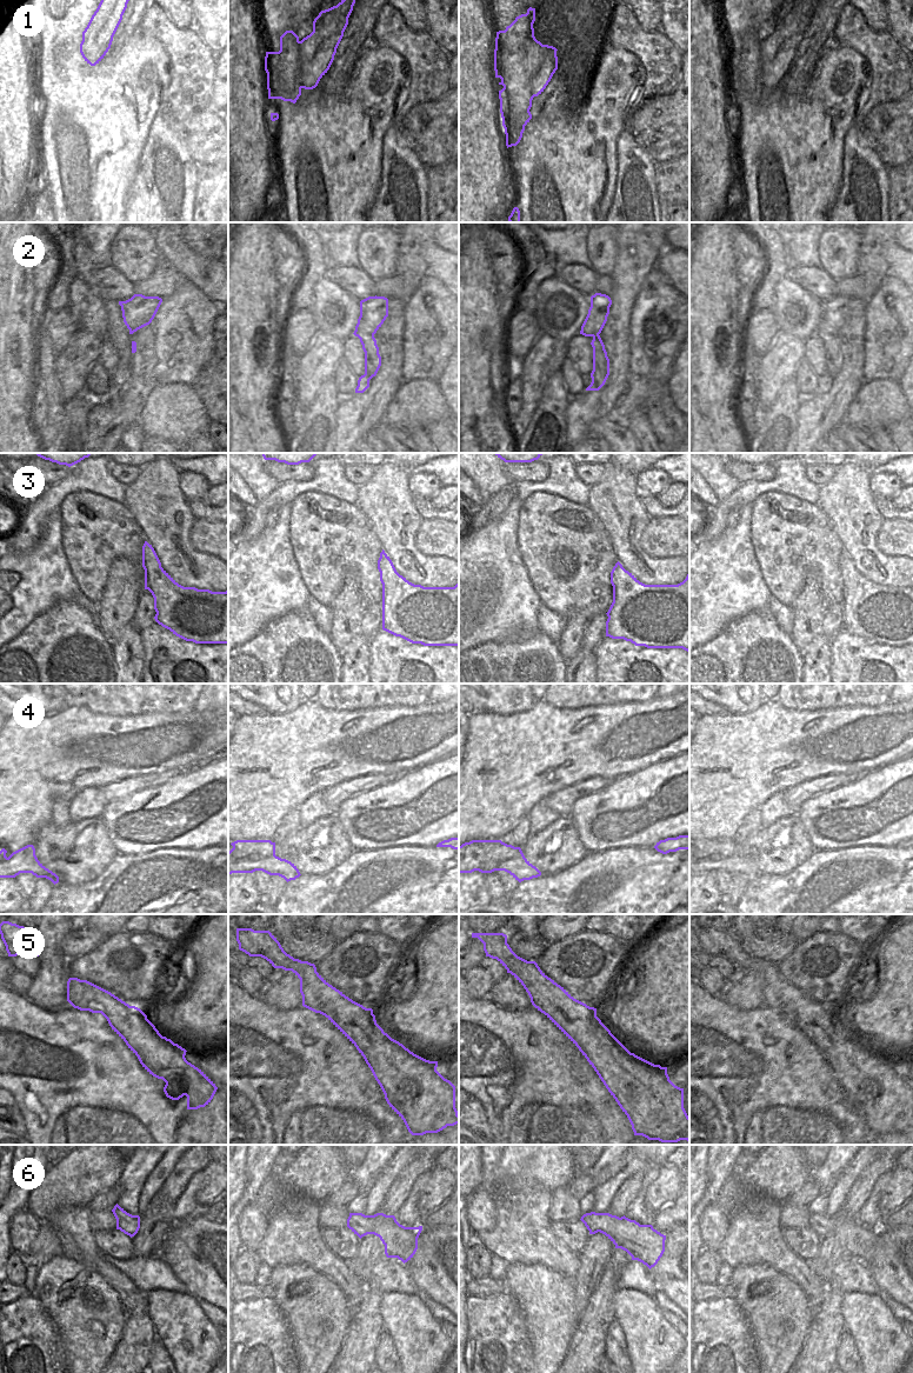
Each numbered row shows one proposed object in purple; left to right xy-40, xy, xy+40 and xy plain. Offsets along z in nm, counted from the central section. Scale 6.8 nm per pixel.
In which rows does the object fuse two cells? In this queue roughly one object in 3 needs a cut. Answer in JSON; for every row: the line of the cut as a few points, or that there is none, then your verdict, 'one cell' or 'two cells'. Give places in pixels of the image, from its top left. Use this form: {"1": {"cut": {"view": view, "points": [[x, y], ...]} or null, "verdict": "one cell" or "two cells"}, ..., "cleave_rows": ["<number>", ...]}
{"1": {"cut": {"view": "xy+40", "points": [[534, 37], [527, 48], [533, 97]]}, "verdict": "two cells"}, "2": {"cut": {"view": "xy", "points": [[373, 333], [365, 333], [360, 339]]}, "verdict": "two cells"}, "3": {"cut": null, "verdict": "one cell"}, "4": {"cut": null, "verdict": "one cell"}, "5": {"cut": null, "verdict": "one cell"}, "6": {"cut": null, "verdict": "one cell"}, "cleave_rows": ["1", "2"]}

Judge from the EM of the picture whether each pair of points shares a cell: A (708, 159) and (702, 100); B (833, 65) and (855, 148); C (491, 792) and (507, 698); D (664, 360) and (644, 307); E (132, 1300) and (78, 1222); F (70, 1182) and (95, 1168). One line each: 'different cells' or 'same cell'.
A: same cell
B: different cells
C: different cells
D: different cells
E: same cell
F: same cell

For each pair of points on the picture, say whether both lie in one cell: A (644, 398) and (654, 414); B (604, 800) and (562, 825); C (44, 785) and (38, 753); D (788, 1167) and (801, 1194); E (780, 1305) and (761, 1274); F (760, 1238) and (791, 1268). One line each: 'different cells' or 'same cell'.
A: different cells
B: different cells
C: same cell
D: different cells
E: same cell
F: same cell

